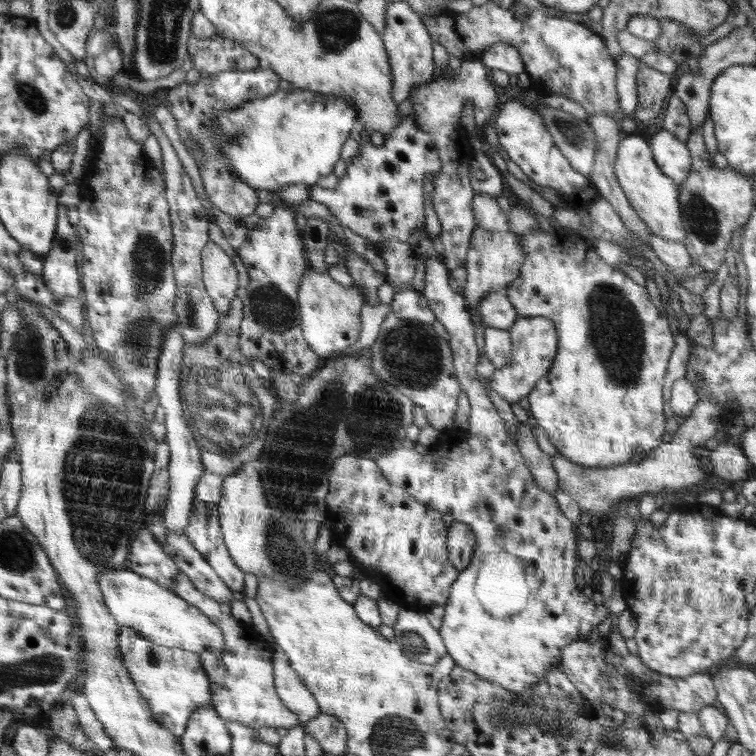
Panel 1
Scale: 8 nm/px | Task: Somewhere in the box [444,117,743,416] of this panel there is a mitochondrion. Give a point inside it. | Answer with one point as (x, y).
(617, 336)

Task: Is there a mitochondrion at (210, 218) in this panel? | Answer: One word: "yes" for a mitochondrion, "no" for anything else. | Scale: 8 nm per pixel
no

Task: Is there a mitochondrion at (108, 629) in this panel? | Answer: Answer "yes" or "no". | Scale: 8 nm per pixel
no

